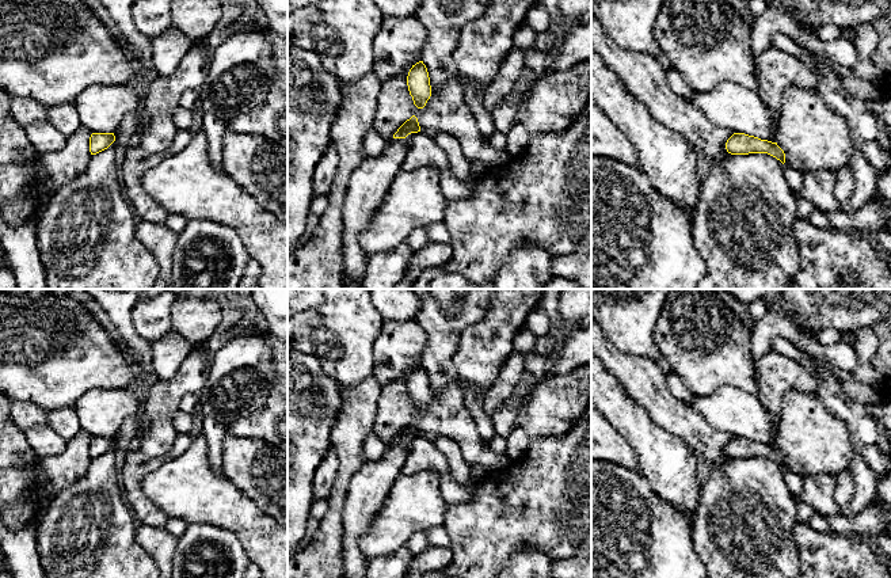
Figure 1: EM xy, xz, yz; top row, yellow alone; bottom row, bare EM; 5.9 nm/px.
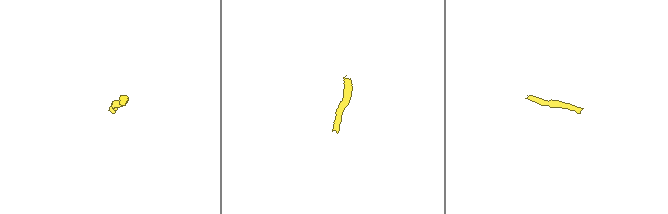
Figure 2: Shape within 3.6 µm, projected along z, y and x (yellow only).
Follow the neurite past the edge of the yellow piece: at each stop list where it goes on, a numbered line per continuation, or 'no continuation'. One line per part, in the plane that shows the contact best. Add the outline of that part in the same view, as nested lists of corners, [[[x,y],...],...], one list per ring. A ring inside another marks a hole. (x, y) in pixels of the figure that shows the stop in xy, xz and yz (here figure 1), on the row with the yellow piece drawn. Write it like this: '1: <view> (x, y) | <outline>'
no continuation

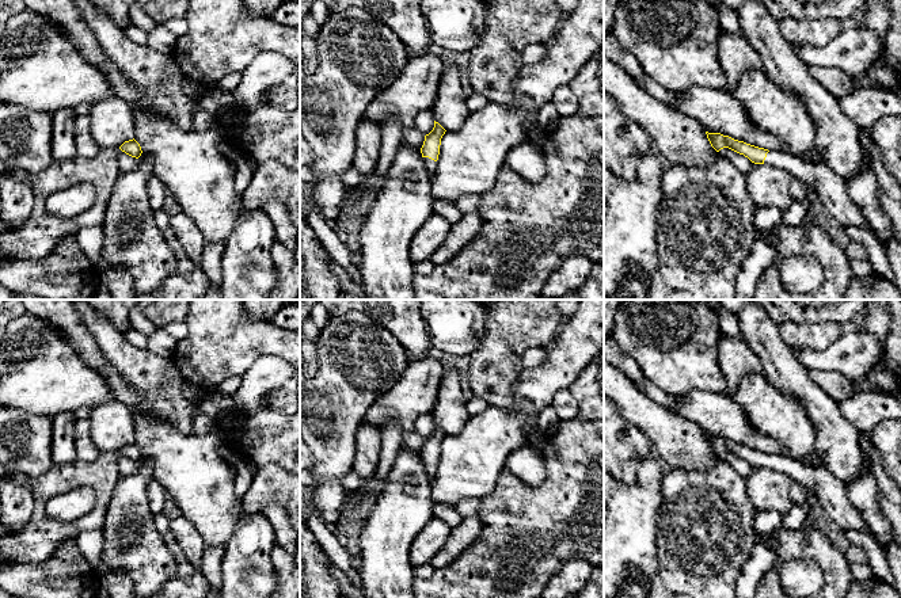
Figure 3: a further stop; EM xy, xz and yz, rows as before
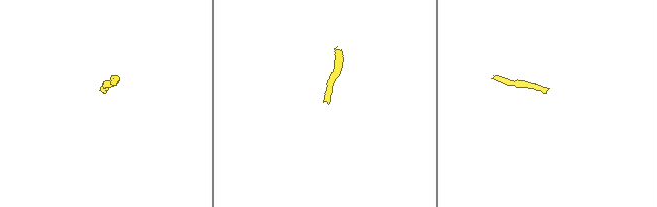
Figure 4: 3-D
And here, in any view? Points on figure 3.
1: xz (430, 164) | [[[423,157],[423,163],[425,163],[426,171],[430,176],[430,180],[432,180],[436,174],[436,170],[437,170],[437,161],[434,161],[429,157]]]

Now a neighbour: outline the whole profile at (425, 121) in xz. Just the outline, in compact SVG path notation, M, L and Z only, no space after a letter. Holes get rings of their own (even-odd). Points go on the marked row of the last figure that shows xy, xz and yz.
M430 110L421 113L415 118L415 126L425 136L429 134L433 130L433 127L434 127L434 117L433 117L433 113Z

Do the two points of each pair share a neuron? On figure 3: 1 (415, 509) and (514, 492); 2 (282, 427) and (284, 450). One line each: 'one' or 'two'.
1: two
2: one

